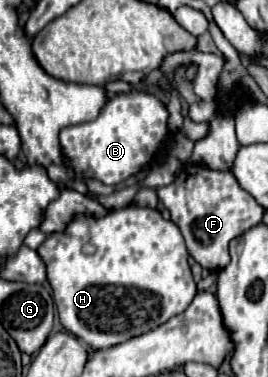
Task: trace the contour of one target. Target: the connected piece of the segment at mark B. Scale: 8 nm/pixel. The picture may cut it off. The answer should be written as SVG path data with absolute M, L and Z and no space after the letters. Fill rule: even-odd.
M143 90L117 94L97 120L65 128L59 138L65 156L71 160L71 168L81 178L97 178L107 186L119 186L147 166L155 152L165 148L165 140L169 138L167 108L157 96Z

